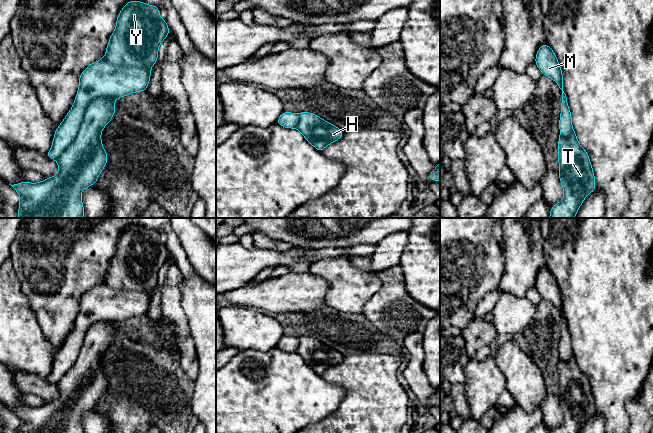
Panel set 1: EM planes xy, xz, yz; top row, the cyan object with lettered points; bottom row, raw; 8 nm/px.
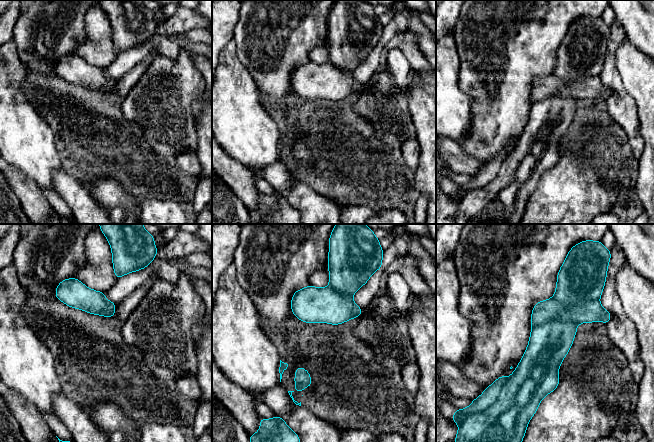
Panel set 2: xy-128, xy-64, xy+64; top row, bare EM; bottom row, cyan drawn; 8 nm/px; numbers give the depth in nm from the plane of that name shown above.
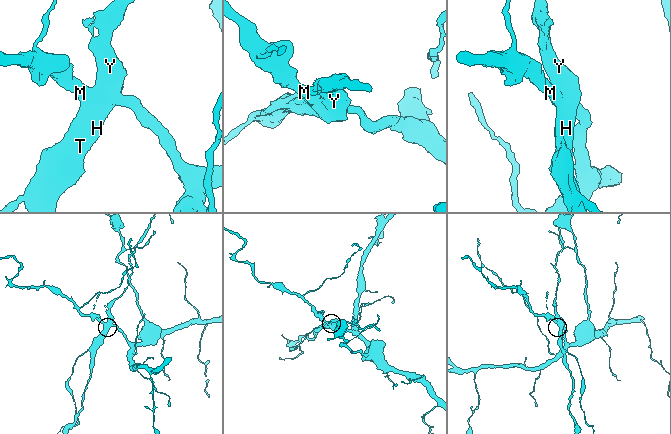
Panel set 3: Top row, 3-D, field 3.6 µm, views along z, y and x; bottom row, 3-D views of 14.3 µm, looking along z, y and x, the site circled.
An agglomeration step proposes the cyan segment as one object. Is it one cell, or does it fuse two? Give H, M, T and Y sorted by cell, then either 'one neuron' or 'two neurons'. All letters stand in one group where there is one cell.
H T Y / M; two neurons

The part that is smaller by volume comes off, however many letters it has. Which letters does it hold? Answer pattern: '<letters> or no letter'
H, T, Y

